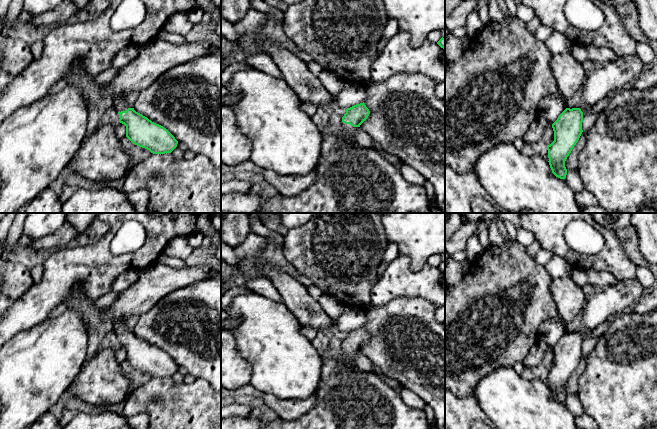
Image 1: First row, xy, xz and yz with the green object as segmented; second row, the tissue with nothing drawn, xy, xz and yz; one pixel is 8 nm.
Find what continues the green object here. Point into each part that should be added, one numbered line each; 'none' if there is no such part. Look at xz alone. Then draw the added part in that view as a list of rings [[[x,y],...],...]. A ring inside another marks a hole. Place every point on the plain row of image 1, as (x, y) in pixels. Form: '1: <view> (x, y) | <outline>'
1: xz (346, 354) | [[[343,347],[339,352],[339,357],[342,358],[344,361],[352,362],[353,356],[355,355],[356,351],[351,350],[350,348]]]

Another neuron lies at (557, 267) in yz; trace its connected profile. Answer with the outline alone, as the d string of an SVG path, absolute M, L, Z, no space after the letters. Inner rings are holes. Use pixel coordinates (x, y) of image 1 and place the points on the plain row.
M553 255L545 269L553 279L571 276L573 270L568 261L558 255Z

